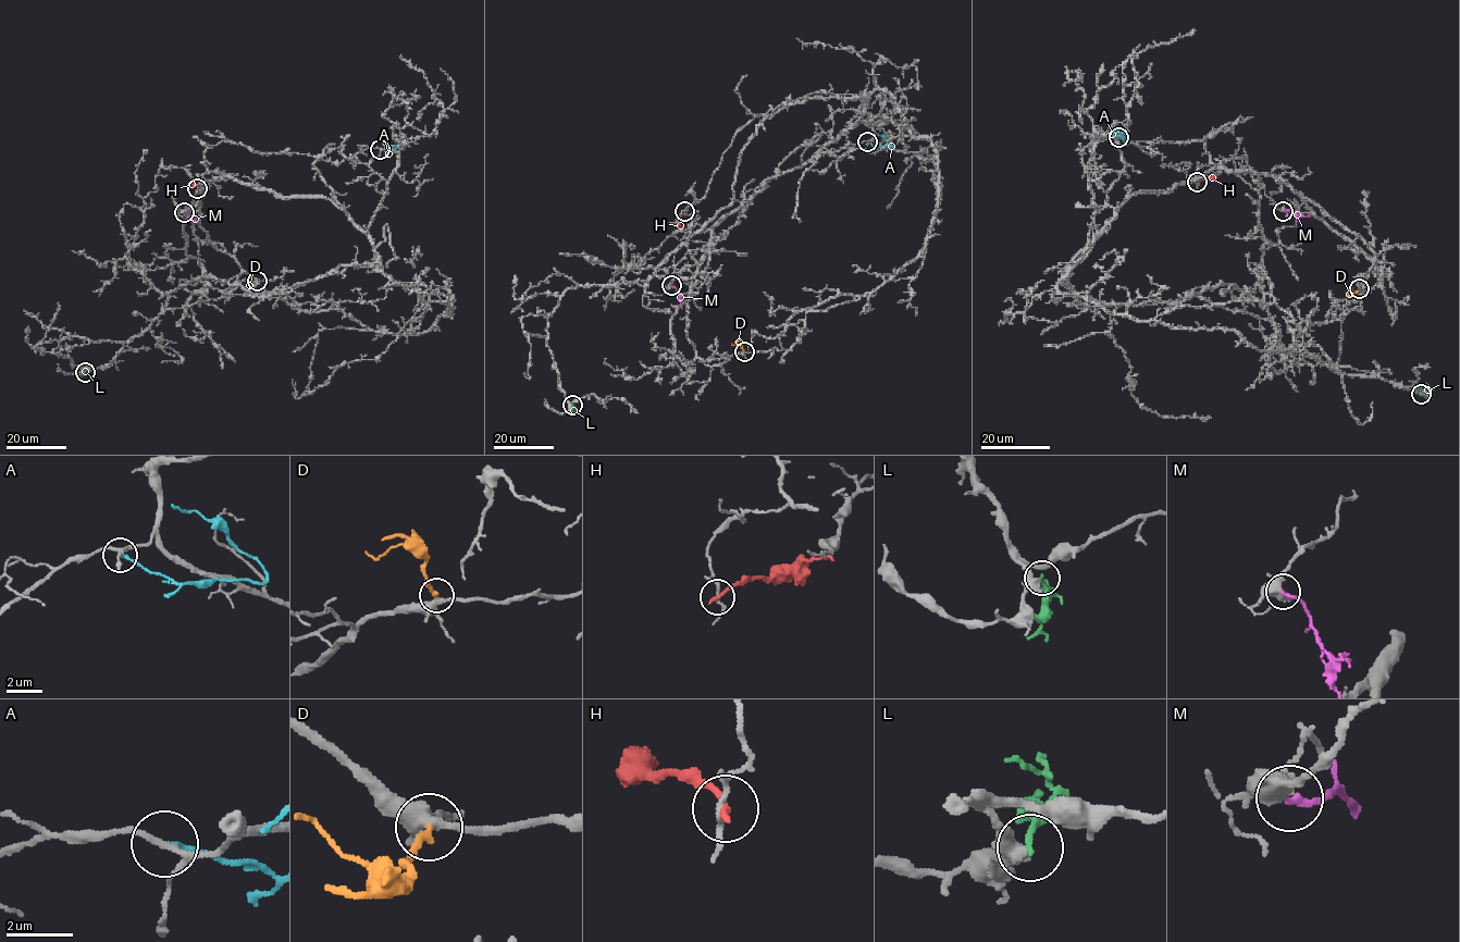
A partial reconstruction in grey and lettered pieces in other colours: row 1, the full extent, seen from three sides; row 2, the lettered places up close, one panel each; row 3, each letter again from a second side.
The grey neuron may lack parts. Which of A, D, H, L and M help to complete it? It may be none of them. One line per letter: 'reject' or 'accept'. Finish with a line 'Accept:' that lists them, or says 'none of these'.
A: reject
D: accept
H: reject
L: reject
M: reject
Accept: D

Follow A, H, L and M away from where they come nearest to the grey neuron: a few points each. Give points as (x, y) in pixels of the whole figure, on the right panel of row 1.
A: (1118, 136), (1124, 140), (1120, 132), (1108, 136)
H: (1198, 182), (1220, 174)
L: (1421, 394), (1434, 387)
M: (1284, 210), (1310, 215)

